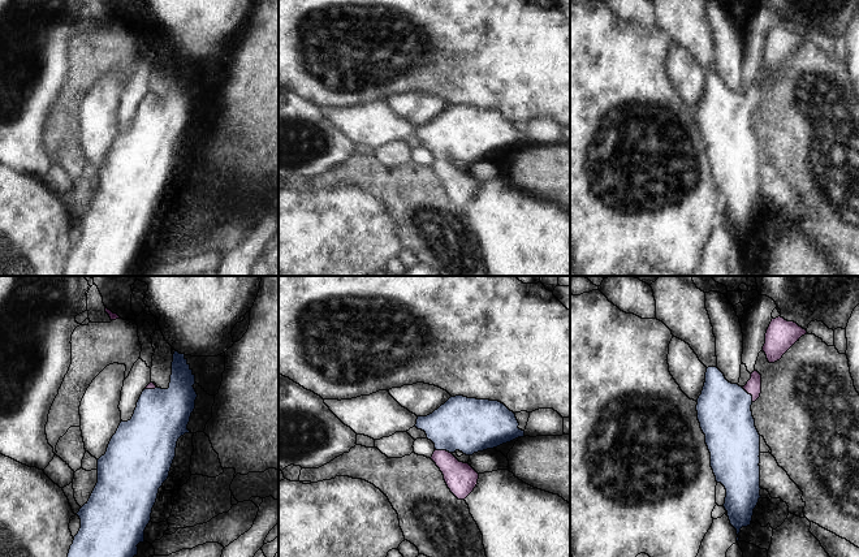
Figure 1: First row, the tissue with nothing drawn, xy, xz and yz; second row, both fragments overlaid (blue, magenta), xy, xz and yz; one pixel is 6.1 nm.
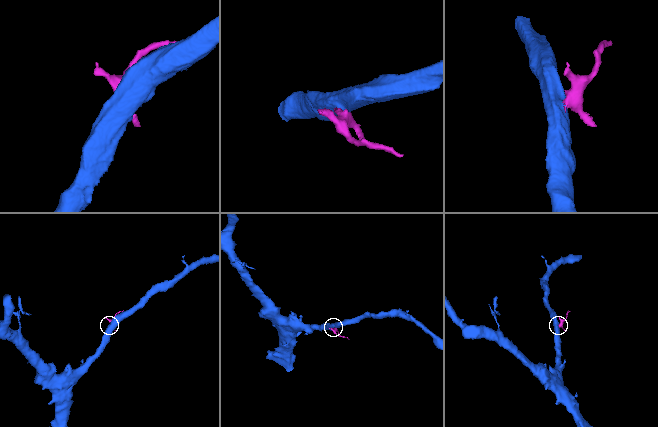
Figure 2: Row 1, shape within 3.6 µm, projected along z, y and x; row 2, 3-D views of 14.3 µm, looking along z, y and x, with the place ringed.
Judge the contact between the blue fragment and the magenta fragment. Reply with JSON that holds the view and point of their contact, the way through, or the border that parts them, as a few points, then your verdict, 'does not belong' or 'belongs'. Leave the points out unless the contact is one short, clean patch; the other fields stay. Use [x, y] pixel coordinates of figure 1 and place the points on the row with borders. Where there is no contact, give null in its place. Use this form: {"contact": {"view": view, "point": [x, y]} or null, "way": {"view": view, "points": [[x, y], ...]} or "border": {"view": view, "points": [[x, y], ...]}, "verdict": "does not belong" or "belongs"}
{"contact": {"view": "xz", "point": [443, 449]}, "way": {"view": "xz", "points": [[467, 424], [443, 449], [443, 458], [461, 478]]}, "verdict": "belongs"}

